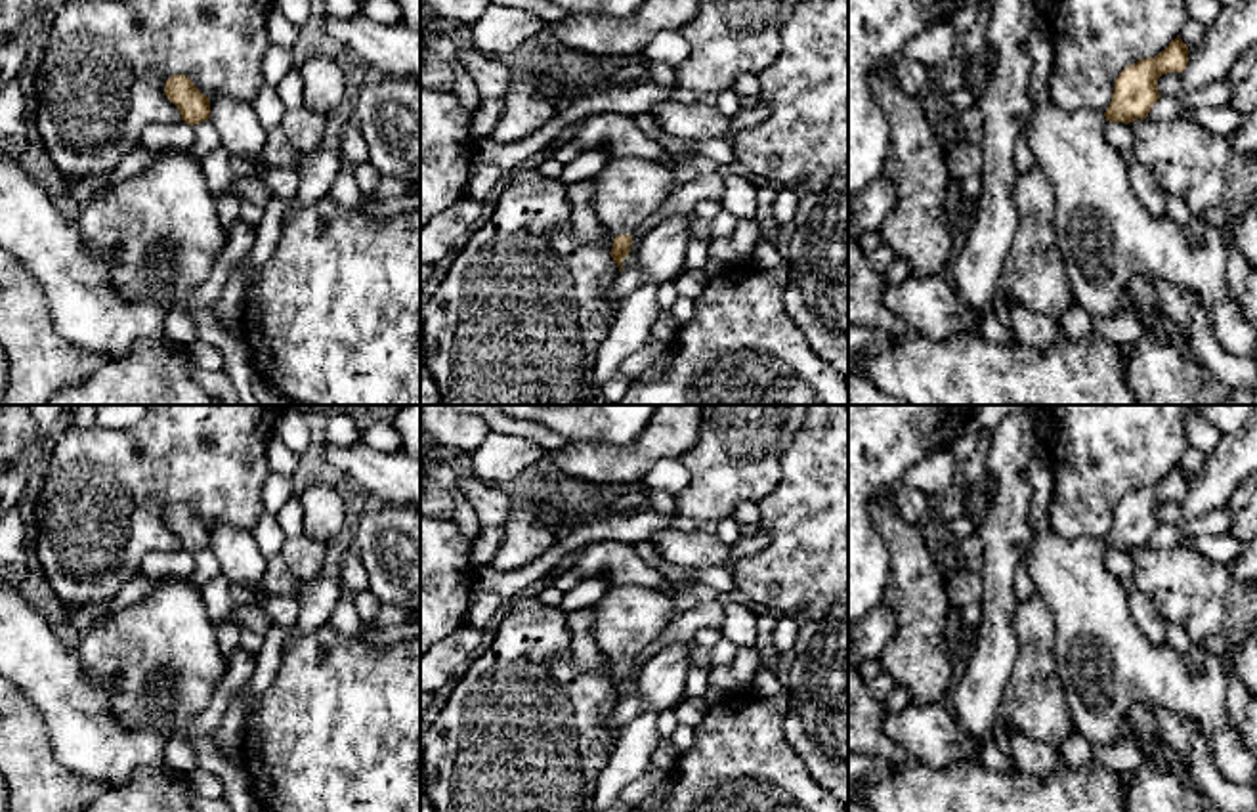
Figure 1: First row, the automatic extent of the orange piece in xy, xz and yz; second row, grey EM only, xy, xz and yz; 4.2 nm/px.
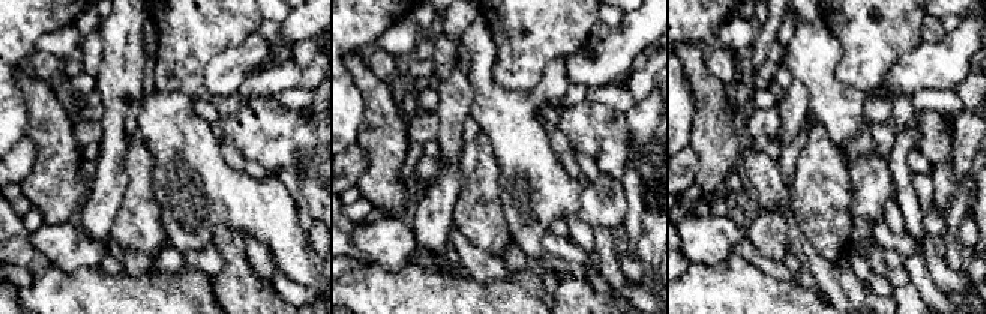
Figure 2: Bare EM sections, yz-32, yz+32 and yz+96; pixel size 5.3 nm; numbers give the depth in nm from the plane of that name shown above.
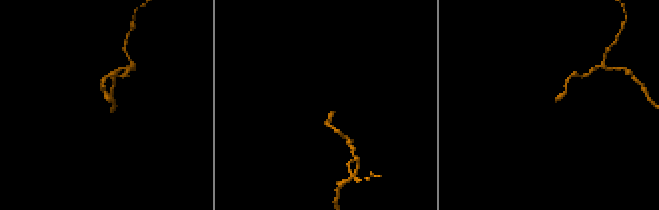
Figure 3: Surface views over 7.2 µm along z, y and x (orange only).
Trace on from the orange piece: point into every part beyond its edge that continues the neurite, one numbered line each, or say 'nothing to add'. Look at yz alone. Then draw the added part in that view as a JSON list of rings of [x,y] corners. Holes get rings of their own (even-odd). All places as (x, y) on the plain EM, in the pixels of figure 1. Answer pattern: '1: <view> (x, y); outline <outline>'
1: yz (1107, 665); outline [[[1039,449],[1026,464],[1026,480],[1033,502],[1033,541],[1026,566],[1055,621],[1055,659],[1072,728],[1091,745],[1112,745],[1121,737],[1119,728],[1133,705],[1165,709],[1202,728],[1211,759],[1228,781],[1257,789],[1257,755],[1244,743],[1240,722],[1228,715],[1228,673],[1223,661],[1200,644],[1181,653],[1150,642],[1131,613],[1121,581],[1104,566],[1106,545],[1085,537],[1068,539],[1053,529],[1055,474]]]

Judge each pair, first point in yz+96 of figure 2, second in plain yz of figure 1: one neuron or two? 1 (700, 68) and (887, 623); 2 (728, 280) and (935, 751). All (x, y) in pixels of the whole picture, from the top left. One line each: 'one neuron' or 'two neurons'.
1: two neurons
2: two neurons

